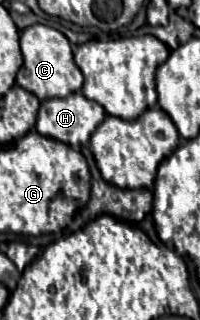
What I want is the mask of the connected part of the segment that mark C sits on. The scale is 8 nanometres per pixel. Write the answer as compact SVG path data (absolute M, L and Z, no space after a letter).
M30 25L20 33L20 47L24 55L24 67L16 75L16 83L38 99L66 97L82 89L82 71L74 63L70 41L48 25Z

